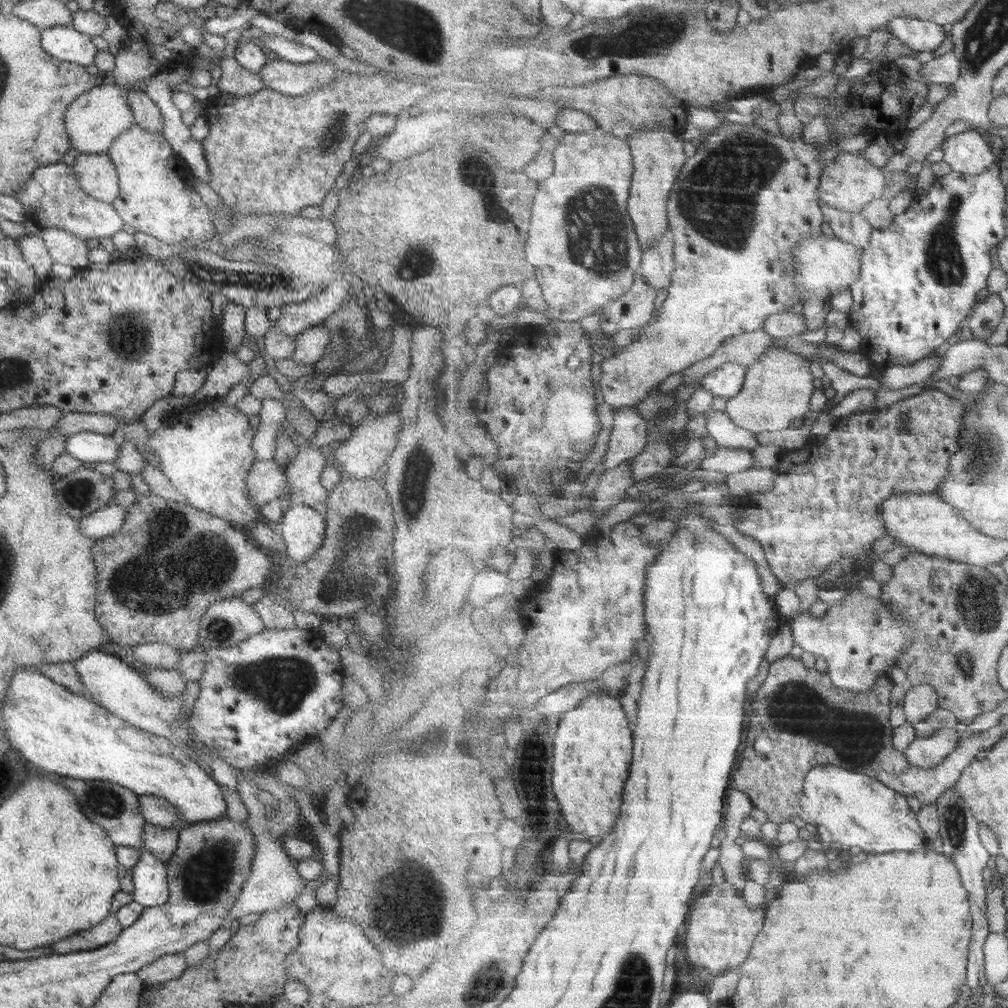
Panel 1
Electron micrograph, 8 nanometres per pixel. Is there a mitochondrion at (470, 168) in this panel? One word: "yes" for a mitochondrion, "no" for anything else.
yes

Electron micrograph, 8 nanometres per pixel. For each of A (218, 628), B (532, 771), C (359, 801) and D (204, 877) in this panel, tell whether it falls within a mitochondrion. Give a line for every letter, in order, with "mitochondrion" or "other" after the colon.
A: mitochondrion
B: other
C: other
D: mitochondrion

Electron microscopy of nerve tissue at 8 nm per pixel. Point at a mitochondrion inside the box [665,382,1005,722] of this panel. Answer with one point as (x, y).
(975, 605)

